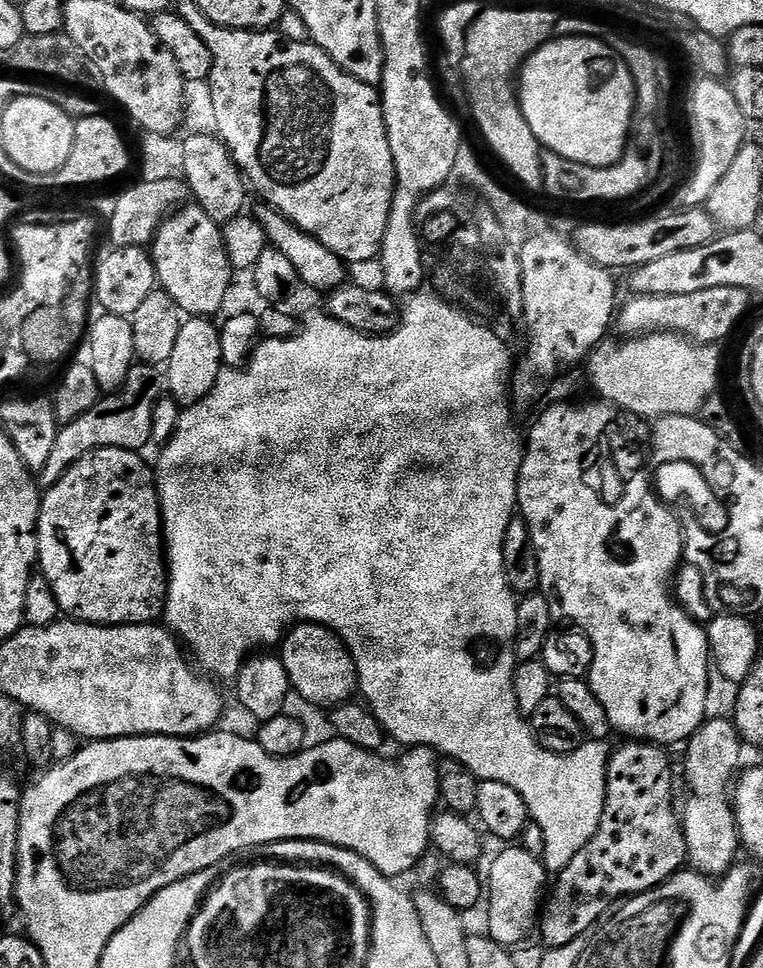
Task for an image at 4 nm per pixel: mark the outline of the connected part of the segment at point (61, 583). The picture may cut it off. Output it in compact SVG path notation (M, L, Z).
M99 448L87 452L52 488L43 493L40 501L40 517L36 523L36 554L39 575L46 578L61 613L65 617L79 620L82 624L150 624L161 619L164 611L164 598L168 595L168 574L166 571L166 545L162 539L162 517L160 500L156 497L156 482L151 467L144 465L139 451L131 452L125 448Z

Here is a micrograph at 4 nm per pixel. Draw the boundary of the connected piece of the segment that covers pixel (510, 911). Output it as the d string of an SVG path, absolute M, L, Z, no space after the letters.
M508 846L505 848L508 849L505 852L498 853L496 861L492 864L492 884L490 880L490 896L492 892L492 901L488 904L488 924L492 927L490 935L493 940L505 946L513 946L512 944L522 943L531 932L533 935L534 929L537 927L538 917L542 911L542 897L545 895L546 885L549 883L549 873L545 869L543 859L530 854L523 846Z

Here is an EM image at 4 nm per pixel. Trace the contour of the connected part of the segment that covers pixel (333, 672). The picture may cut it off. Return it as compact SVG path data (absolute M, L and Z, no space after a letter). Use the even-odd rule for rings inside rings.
M301 622L289 627L279 645L278 657L285 667L291 691L297 692L306 702L314 703L320 709L331 710L337 704L349 703L357 695L356 667L348 647L321 624Z

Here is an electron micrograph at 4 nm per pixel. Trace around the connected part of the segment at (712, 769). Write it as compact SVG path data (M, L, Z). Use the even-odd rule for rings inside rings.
M705 719L685 747L688 749L684 752L684 780L688 783L688 797L684 800L684 812L682 808L682 823L688 851L687 863L702 876L719 878L733 867L735 860L732 859L742 848L730 799L734 777L742 768L742 741L731 719L712 719Z

